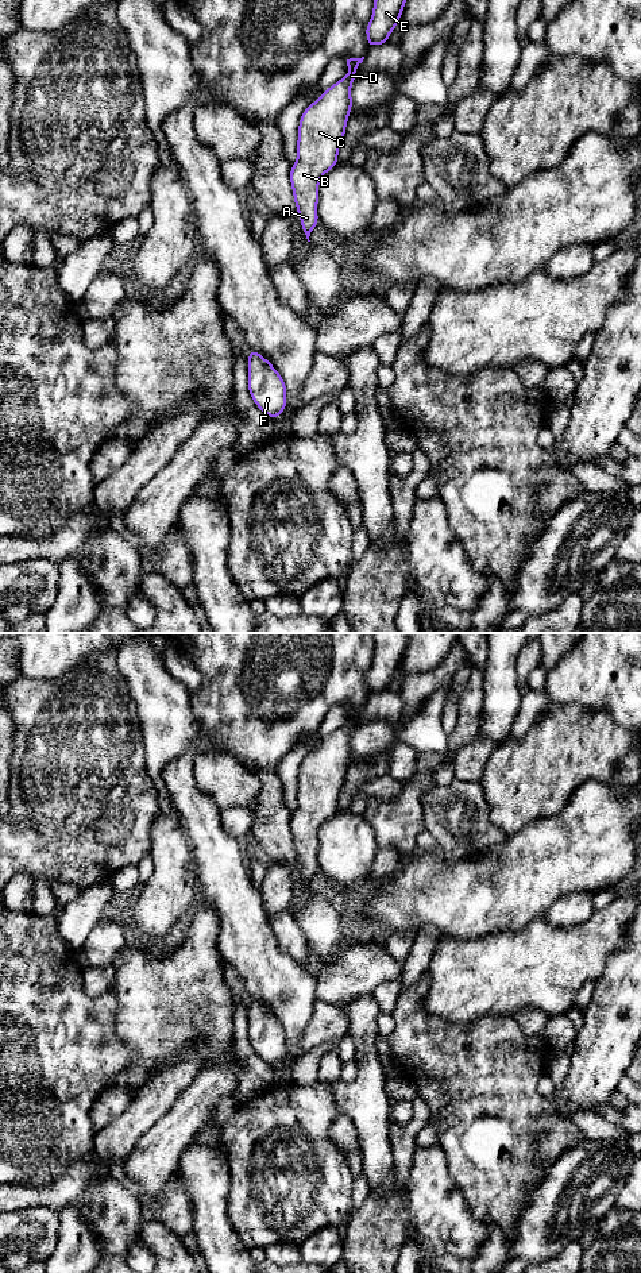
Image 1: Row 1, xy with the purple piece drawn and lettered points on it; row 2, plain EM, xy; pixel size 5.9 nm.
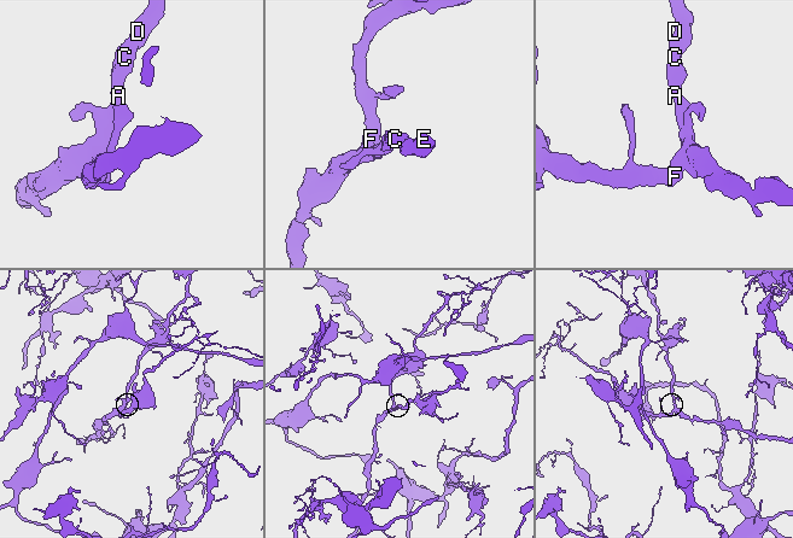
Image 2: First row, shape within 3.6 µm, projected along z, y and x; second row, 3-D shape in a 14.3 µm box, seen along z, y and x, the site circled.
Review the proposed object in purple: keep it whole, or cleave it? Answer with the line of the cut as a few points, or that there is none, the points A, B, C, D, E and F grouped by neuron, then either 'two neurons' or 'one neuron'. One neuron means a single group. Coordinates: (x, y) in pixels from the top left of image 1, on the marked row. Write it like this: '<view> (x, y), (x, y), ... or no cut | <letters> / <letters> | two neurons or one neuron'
no cut | A B C D E F | one neuron

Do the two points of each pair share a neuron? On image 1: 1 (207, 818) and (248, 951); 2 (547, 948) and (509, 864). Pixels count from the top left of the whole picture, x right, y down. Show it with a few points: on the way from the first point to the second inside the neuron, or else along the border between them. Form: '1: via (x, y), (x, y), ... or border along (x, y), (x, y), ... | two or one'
1: via (215, 851), (220, 857), (224, 882), (243, 918) | one
2: border along (541, 915), (518, 929), (504, 930) | two

